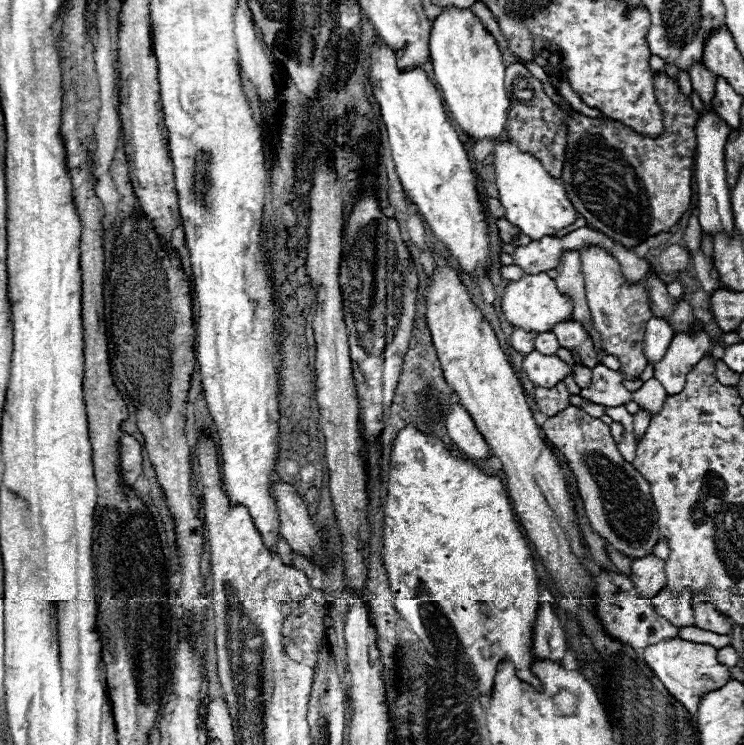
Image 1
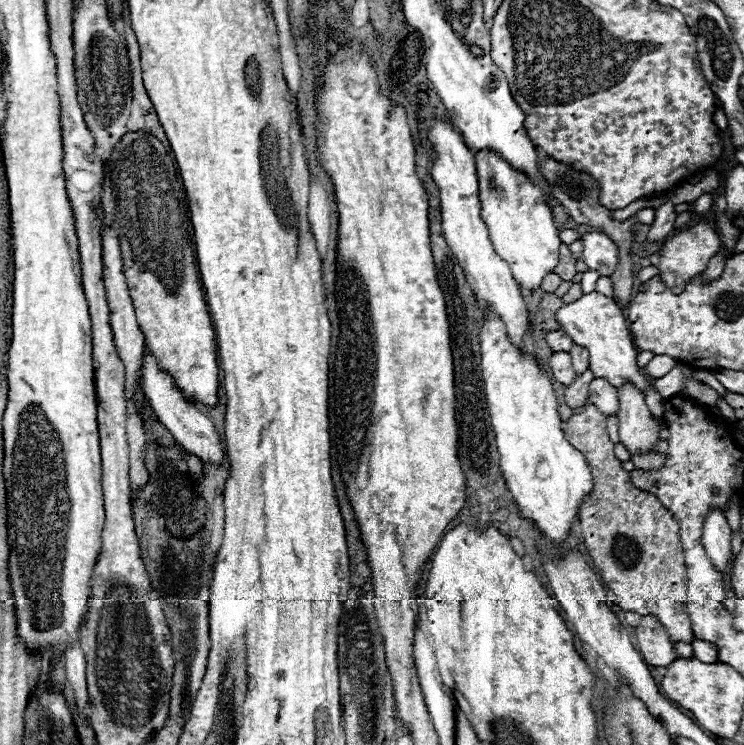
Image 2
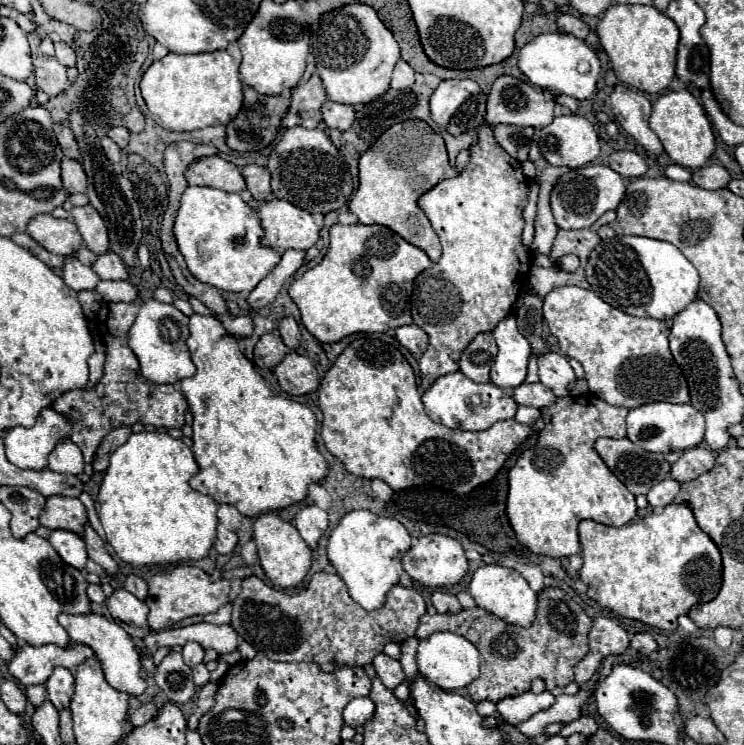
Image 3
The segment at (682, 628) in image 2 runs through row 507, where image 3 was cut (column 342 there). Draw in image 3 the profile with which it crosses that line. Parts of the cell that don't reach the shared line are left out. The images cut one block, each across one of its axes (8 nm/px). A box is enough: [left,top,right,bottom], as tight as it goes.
[232,572,426,670]

